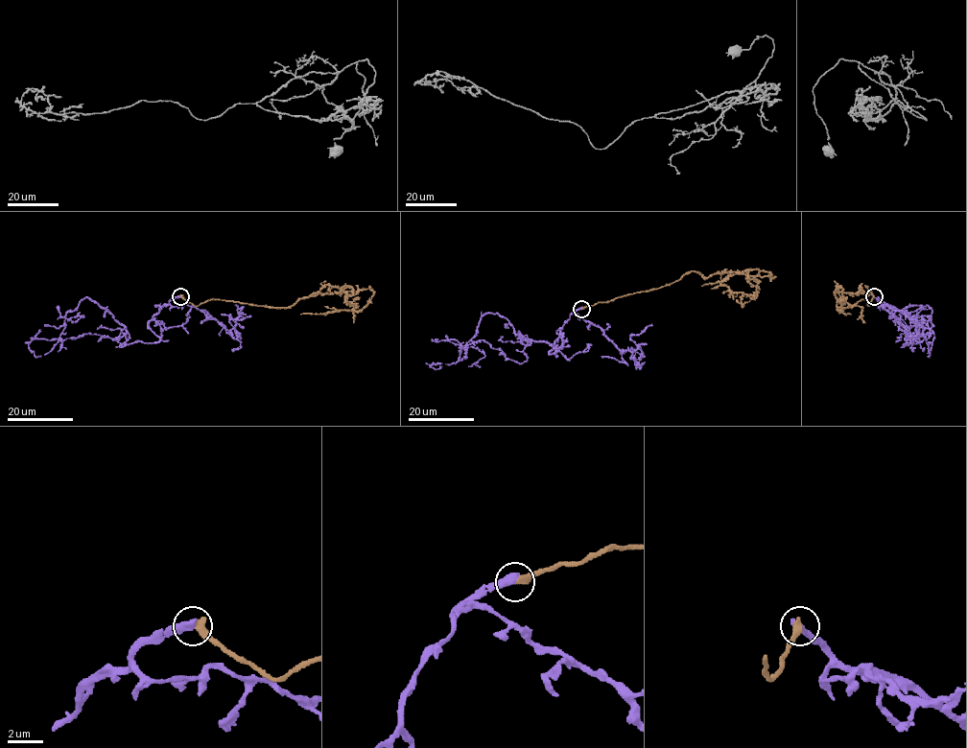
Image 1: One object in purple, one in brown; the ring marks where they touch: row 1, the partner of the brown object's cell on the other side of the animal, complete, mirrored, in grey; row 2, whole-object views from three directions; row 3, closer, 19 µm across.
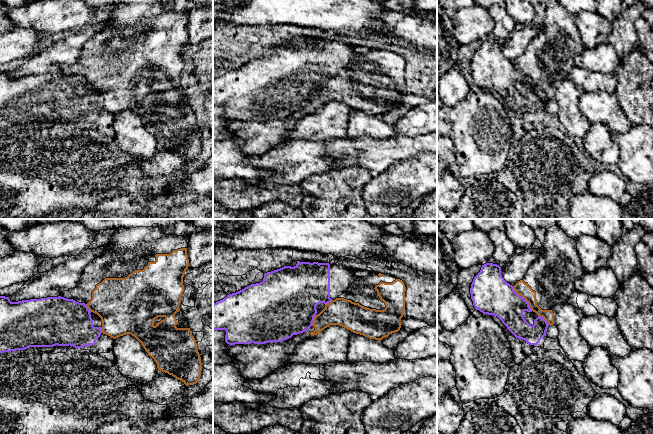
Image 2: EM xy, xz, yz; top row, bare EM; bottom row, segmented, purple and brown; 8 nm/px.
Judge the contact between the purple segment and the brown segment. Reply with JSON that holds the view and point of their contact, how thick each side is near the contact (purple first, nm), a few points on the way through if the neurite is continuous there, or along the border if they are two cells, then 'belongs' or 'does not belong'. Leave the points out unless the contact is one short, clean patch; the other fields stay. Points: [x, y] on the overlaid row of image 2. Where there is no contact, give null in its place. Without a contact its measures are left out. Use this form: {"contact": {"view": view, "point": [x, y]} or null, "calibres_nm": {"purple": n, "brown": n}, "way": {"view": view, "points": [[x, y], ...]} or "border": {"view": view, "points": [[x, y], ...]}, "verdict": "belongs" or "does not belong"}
{"contact": {"view": "yz", "point": [523, 298]}, "calibres_nm": {"purple": 320, "brown": 110}, "border": {"view": "yz", "points": [[512, 286], [532, 310]]}, "verdict": "does not belong"}

